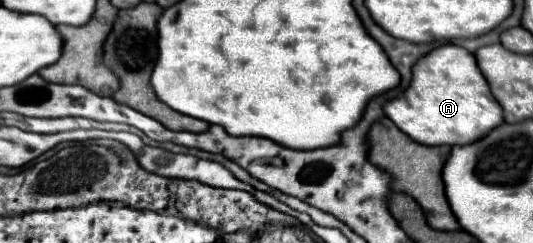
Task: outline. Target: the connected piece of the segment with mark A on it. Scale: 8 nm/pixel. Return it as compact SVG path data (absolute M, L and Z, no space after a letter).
M440 45L432 49L430 53L422 55L414 67L412 67L412 81L406 91L402 91L398 97L390 99L384 105L386 117L410 139L422 145L466 145L474 143L474 139L482 139L490 127L498 127L502 123L502 109L498 103L494 103L494 97L490 95L490 87L486 87L486 79L482 71L478 71L478 65L474 63L474 55L458 45Z

